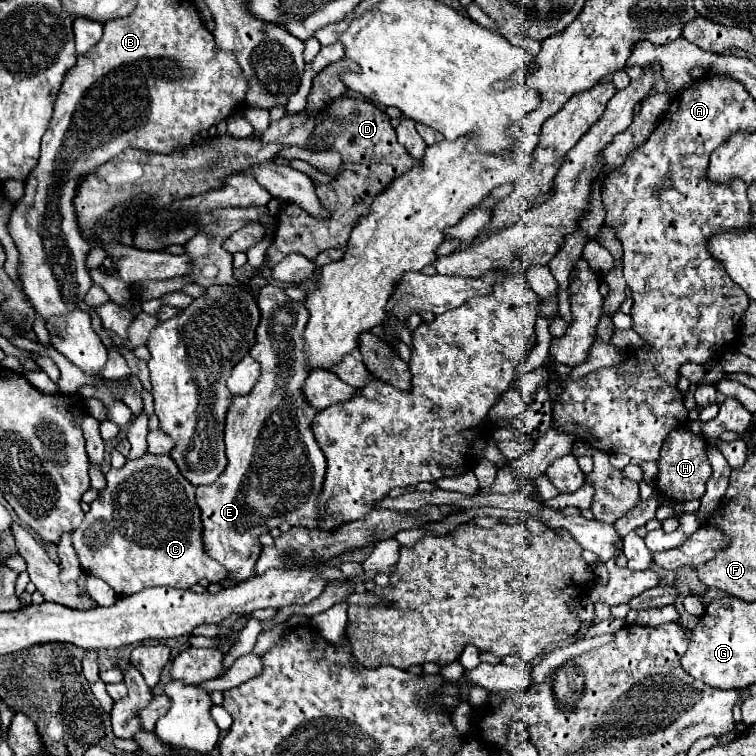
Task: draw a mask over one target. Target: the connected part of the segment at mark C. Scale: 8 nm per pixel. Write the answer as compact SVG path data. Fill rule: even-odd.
M146 453L140 459L126 461L122 469L110 469L106 473L106 481L106 489L90 503L90 511L86 513L82 525L72 531L72 545L84 573L106 581L120 597L134 595L144 587L164 585L190 589L200 579L208 579L210 583L226 579L224 567L204 555L204 545L200 543L200 509L194 499L194 487L180 475L170 455Z

